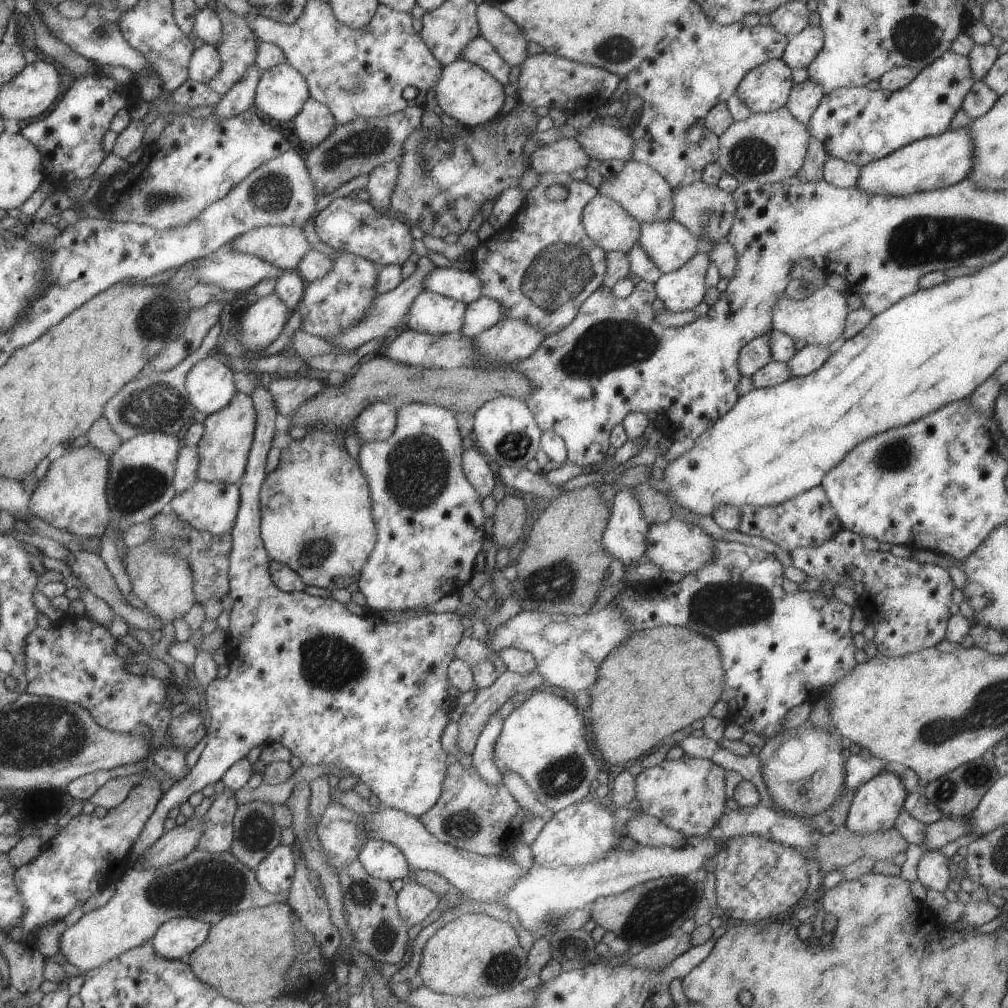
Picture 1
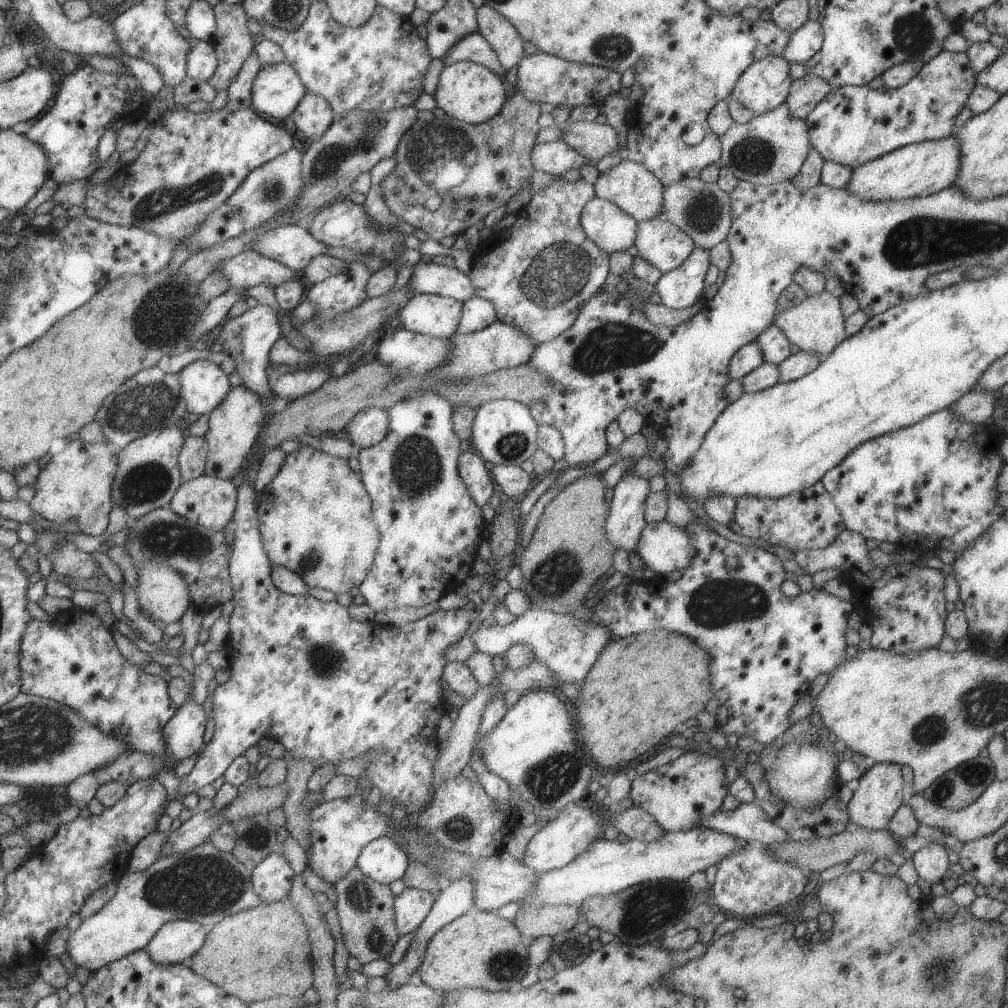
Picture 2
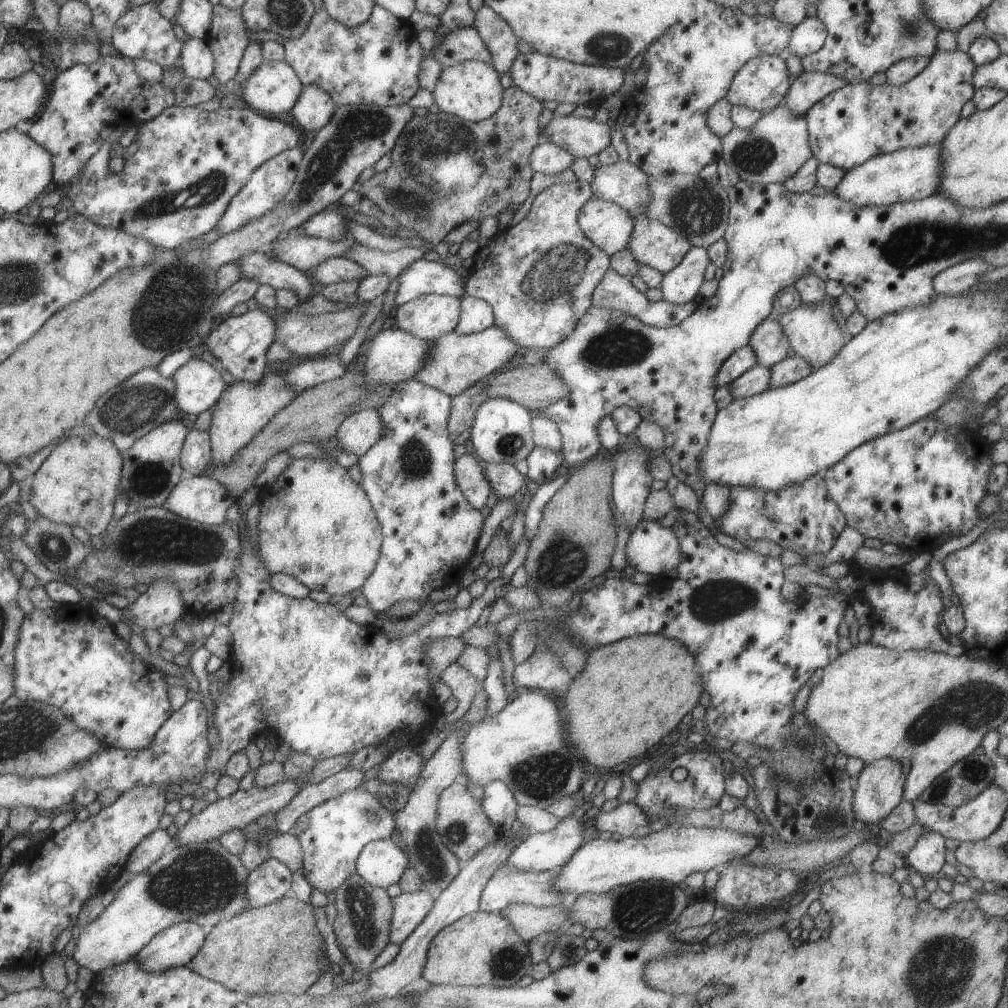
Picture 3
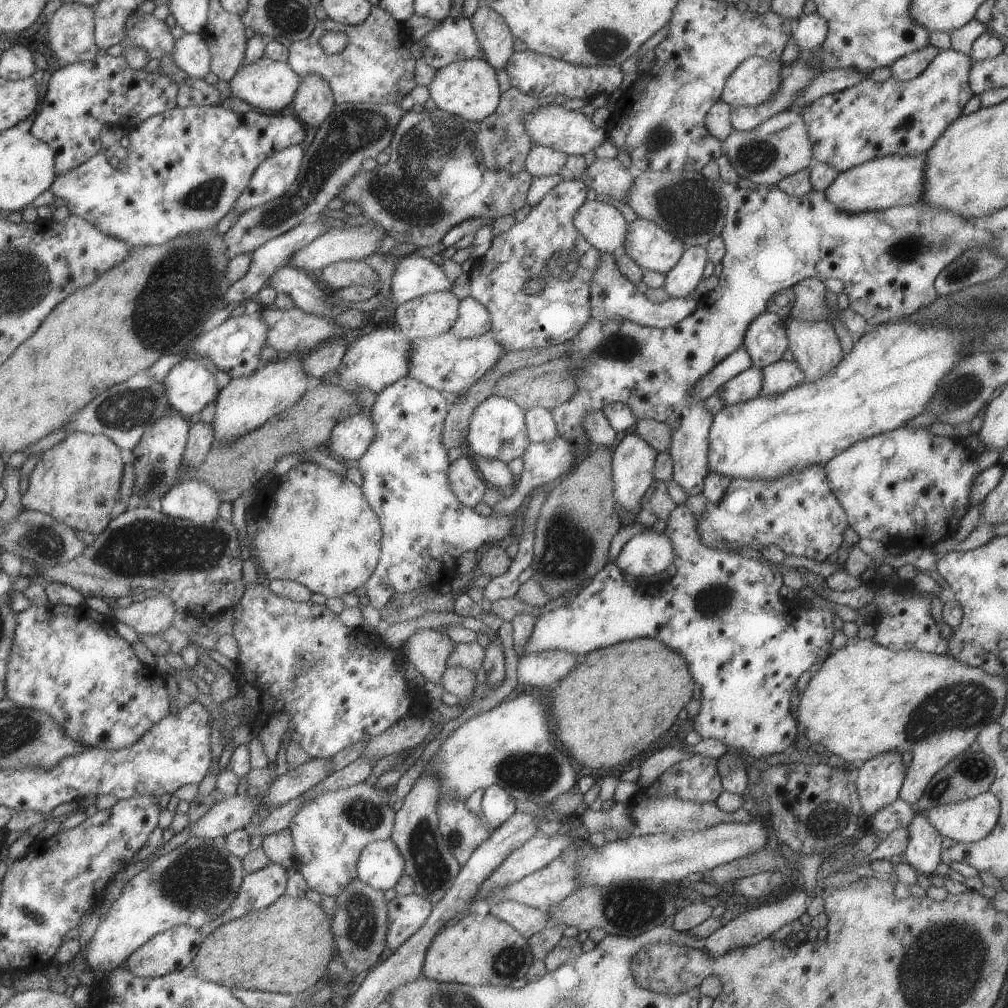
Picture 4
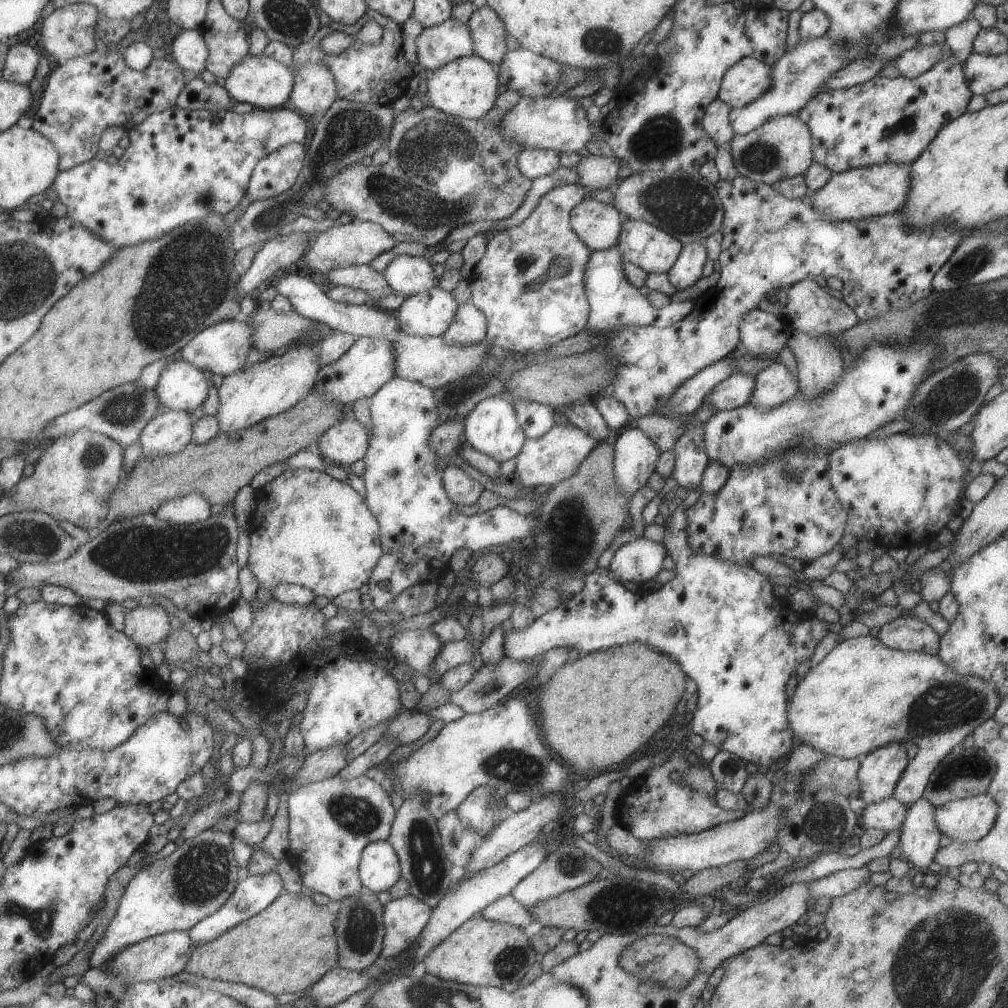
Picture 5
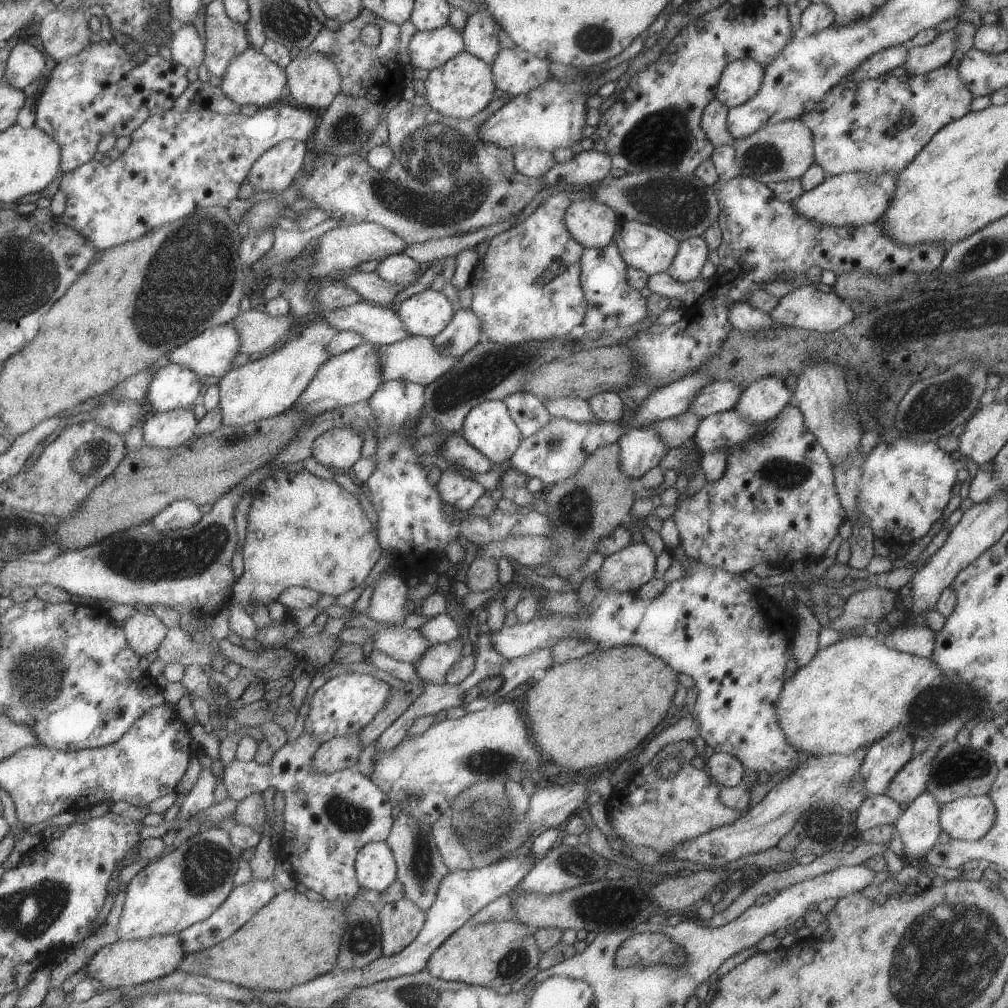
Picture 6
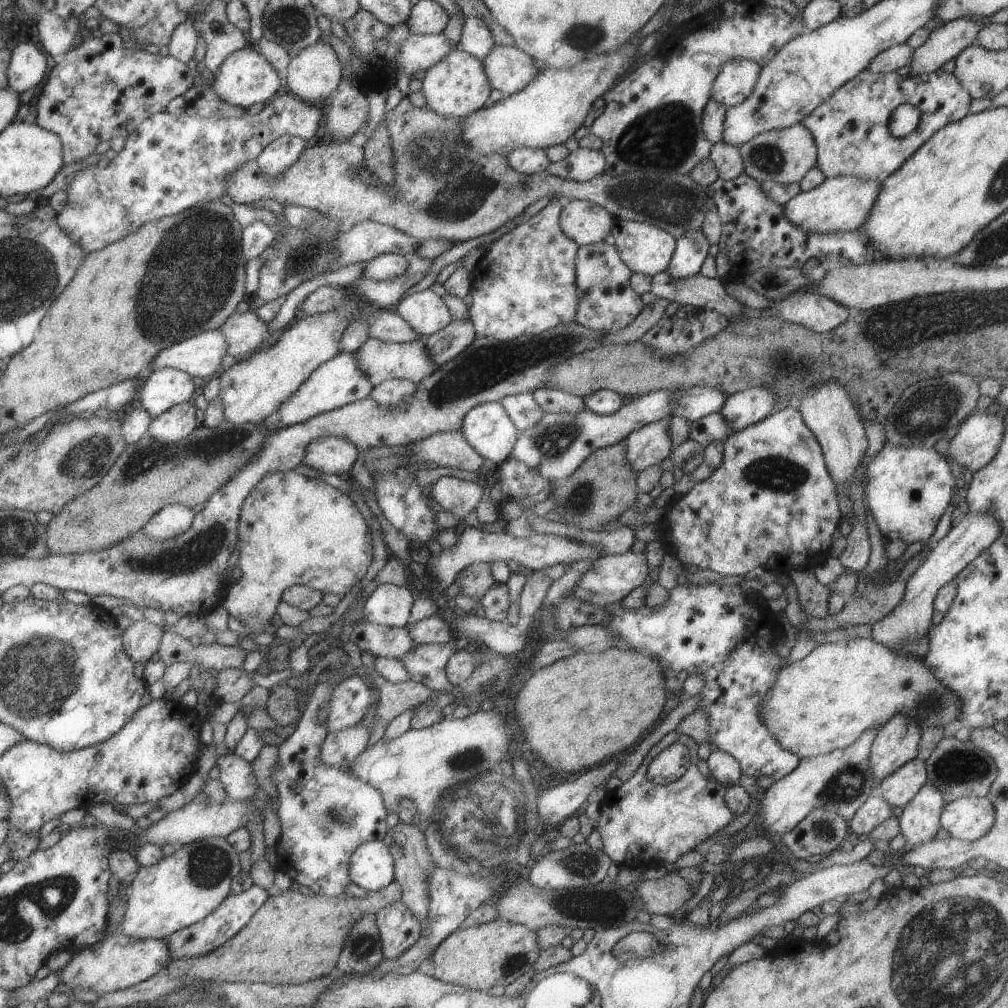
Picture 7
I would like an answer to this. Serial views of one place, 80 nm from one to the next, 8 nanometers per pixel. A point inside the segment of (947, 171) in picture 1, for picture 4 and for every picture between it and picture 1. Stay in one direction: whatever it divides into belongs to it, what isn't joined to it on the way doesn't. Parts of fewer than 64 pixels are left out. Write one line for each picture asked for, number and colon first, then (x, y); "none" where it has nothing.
2: (921, 169)
3: (909, 174)
4: (881, 183)

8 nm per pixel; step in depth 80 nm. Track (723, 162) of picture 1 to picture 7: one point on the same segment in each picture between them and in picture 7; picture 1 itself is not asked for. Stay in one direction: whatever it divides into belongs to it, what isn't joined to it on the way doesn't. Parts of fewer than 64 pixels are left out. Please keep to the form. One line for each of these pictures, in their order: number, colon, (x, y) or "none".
2: (771, 147)
3: (772, 150)
4: (779, 147)
5: (780, 148)
6: (784, 151)
7: (783, 156)

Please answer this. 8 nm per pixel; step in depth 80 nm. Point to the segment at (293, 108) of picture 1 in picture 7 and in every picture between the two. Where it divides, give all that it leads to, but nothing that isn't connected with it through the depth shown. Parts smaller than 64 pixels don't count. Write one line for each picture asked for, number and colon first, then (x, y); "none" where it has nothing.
2: (276, 89)
3: (271, 88)
4: (269, 86)
5: (259, 81)
6: (249, 78)
7: (244, 77)

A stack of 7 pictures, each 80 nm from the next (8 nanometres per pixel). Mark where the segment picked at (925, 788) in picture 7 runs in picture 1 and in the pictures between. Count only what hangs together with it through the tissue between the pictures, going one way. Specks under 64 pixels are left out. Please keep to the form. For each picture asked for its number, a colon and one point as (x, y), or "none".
1: (932, 872)
2: (930, 862)
3: (926, 856)
4: (922, 852)
5: (919, 837)
6: (917, 826)

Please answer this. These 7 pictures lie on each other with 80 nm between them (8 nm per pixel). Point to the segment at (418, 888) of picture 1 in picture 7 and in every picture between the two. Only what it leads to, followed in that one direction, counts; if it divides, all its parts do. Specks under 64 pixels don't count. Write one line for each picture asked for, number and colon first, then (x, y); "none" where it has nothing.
2: (411, 906)
3: (408, 909)
4: (405, 914)
5: (404, 917)
6: (400, 921)
7: (398, 929)

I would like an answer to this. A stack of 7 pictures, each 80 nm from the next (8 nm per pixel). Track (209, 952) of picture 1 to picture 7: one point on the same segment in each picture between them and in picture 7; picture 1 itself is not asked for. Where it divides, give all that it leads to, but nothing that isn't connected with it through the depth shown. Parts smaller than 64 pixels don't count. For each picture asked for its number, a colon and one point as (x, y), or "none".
2: (255, 954)
3: (275, 948)
4: (285, 948)
5: (288, 946)
6: (292, 939)
7: (292, 938)

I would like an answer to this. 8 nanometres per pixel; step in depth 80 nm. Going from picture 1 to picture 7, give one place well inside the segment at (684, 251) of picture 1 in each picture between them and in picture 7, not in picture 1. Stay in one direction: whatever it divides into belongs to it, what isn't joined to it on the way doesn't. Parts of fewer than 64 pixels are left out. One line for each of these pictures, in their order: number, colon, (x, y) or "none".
2: (659, 243)
3: (652, 244)
4: (652, 248)
5: (653, 250)
6: (644, 247)
7: (644, 248)

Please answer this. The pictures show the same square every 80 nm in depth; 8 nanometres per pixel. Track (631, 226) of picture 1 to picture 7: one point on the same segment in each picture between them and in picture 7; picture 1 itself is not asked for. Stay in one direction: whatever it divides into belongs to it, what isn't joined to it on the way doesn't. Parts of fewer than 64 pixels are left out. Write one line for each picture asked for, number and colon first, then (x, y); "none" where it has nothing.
2: (612, 230)
3: (608, 226)
4: (602, 225)
5: (597, 224)
6: (591, 224)
7: (584, 223)

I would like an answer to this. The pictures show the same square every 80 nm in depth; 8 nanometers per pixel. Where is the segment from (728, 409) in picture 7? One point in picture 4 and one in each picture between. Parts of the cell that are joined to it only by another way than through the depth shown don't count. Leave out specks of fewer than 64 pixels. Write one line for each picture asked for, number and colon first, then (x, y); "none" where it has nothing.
4: (779, 376)
5: (774, 385)
6: (759, 402)

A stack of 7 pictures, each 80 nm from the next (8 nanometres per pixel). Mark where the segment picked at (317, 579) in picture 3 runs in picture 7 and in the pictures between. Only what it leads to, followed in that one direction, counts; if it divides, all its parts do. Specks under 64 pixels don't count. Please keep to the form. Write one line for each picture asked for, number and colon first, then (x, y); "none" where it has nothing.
4: (314, 527)
5: (308, 529)
6: (301, 531)
7: (311, 534)

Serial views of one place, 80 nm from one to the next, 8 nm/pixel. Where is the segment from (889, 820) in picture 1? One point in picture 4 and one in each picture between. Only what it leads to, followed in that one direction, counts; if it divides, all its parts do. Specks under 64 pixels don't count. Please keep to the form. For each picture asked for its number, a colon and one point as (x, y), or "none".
2: (879, 791)
3: (879, 789)
4: (877, 780)

